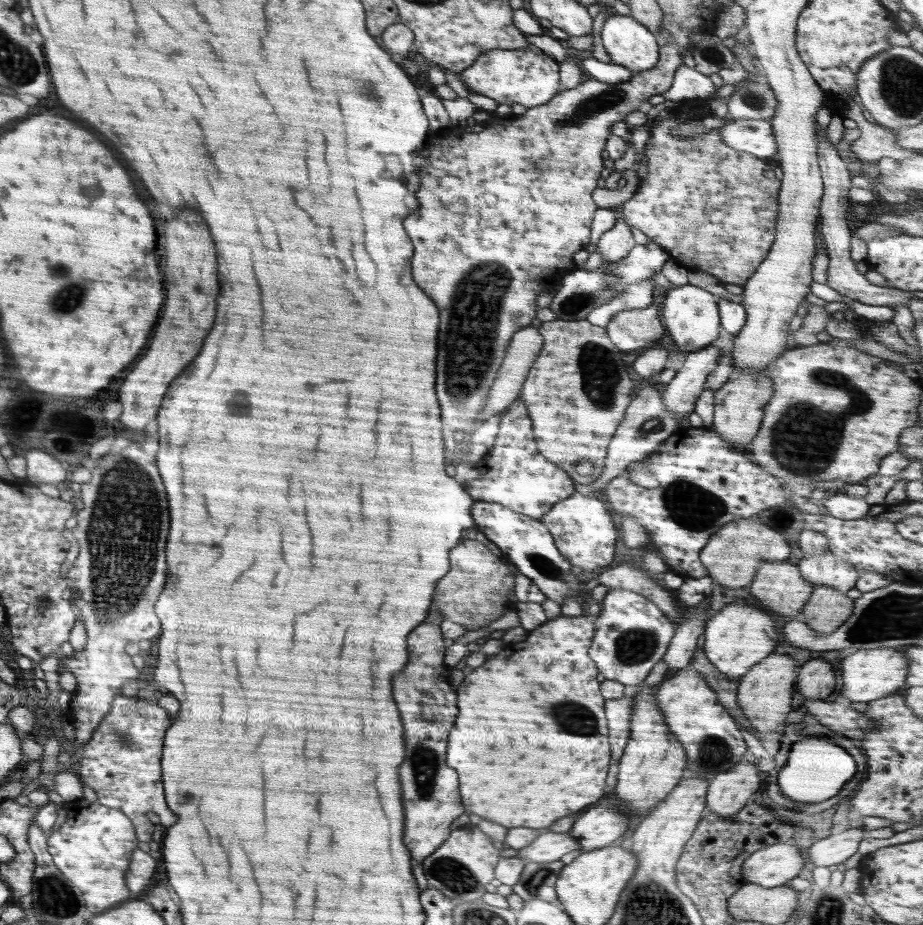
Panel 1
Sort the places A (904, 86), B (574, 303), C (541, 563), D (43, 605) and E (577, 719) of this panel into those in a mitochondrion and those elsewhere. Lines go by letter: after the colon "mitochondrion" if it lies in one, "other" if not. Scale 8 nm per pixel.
A: mitochondrion
B: mitochondrion
C: mitochondrion
D: mitochondrion
E: mitochondrion

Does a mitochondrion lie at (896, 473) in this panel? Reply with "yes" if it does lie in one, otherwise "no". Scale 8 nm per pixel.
no

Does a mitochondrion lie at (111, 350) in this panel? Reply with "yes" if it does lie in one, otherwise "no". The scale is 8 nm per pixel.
no

